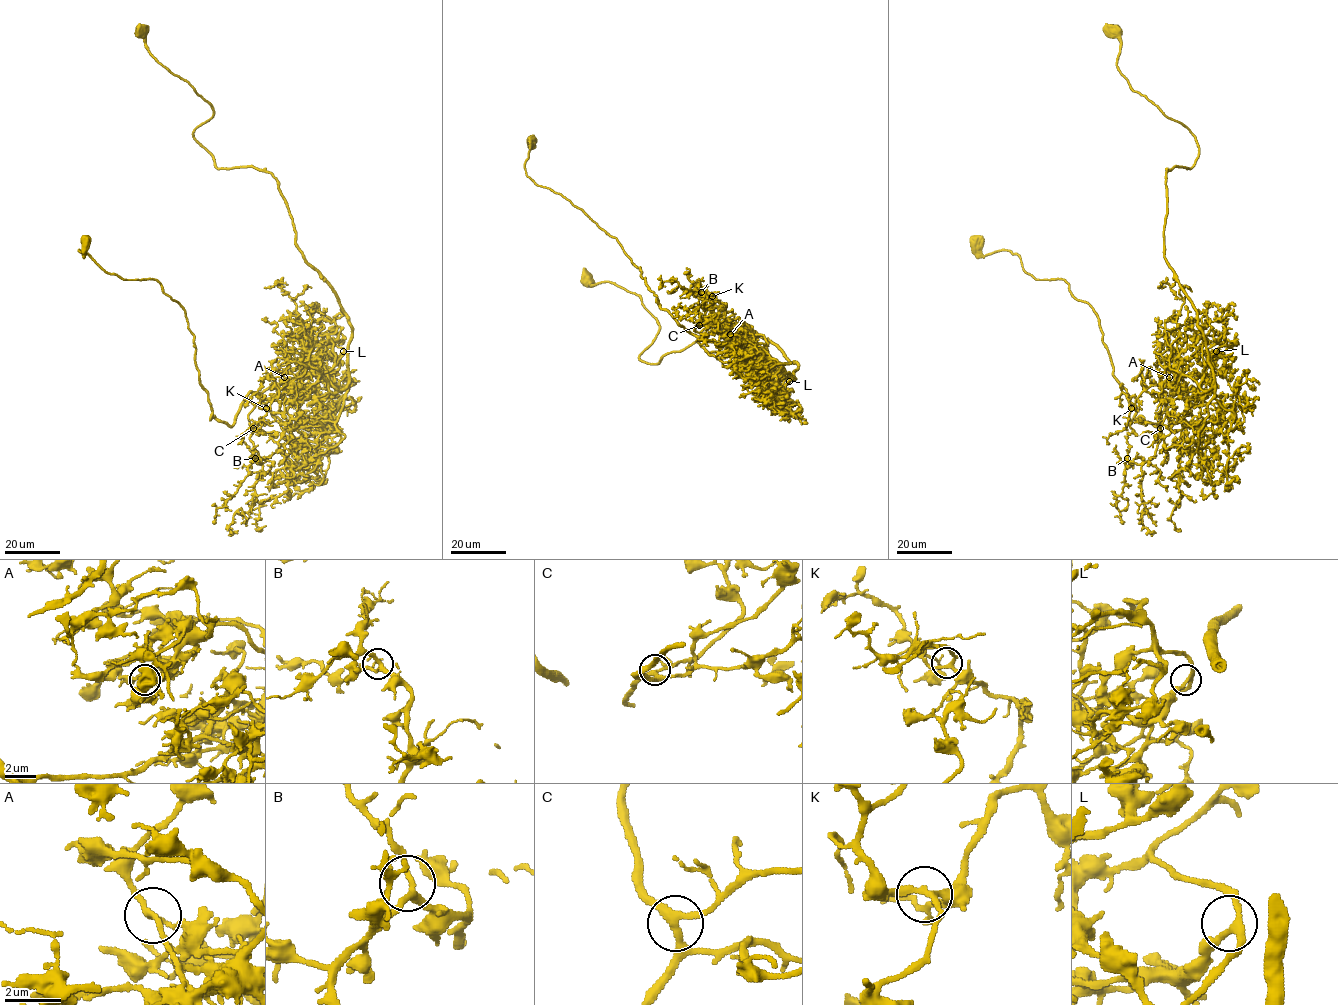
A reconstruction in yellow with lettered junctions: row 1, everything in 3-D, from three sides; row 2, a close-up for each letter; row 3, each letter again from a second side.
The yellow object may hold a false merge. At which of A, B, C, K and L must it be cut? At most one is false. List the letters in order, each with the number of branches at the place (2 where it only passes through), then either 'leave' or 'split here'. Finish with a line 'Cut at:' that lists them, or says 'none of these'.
A: 3 | split here
B: 3 | leave
C: 3 | leave
K: 3 | leave
L: 3 | leave
Cut at: A

